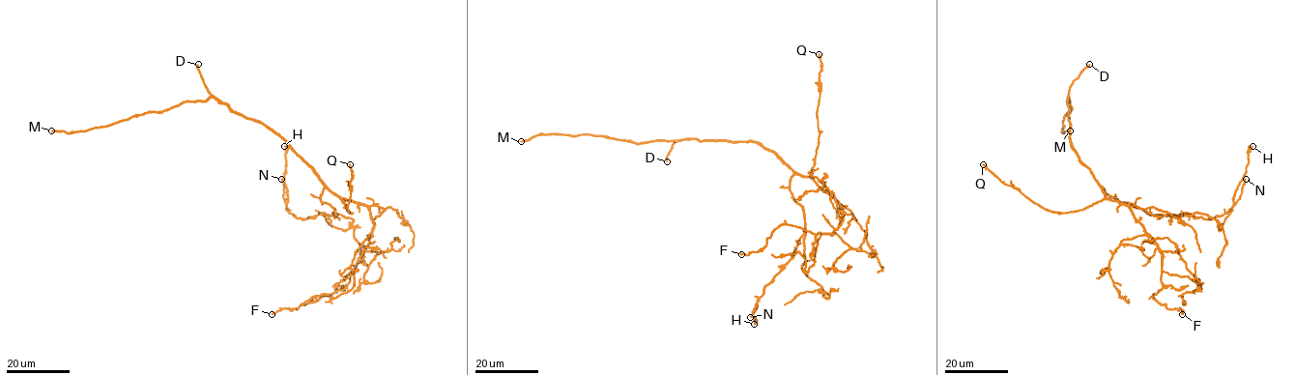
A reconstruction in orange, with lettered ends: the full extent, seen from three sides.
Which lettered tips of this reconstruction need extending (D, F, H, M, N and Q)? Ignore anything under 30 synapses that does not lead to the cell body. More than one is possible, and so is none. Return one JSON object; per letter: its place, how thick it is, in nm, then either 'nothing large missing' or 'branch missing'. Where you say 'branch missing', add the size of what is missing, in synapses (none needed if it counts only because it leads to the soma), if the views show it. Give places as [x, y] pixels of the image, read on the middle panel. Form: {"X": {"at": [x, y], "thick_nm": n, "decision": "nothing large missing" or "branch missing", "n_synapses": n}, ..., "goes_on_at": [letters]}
{"D": {"at": [667, 161], "thick_nm": 180, "decision": "branch missing"}, "F": {"at": [741, 254], "thick_nm": 150, "decision": "nothing large missing"}, "H": {"at": [754, 324], "thick_nm": 160, "decision": "nothing large missing"}, "M": {"at": [521, 141], "thick_nm": 200, "decision": "branch missing", "n_synapses": 130}, "N": {"at": [750, 317], "thick_nm": 100, "decision": "nothing large missing"}, "Q": {"at": [819, 54], "thick_nm": 150, "decision": "nothing large missing"}, "goes_on_at": ["D", "M"]}

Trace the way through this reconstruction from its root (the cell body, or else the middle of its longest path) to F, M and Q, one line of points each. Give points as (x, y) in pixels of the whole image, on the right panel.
F: (1081, 161), (1105, 195), (1125, 204), (1153, 240), (1162, 254), (1163, 287), (1152, 297), (1182, 314)
M: (1081, 161), (1070, 140), (1069, 97), (1072, 109), (1064, 115), (1062, 132), (1070, 130)
Q: (1081, 161), (1105, 197), (1068, 213), (1052, 213), (1038, 206), (983, 164)

